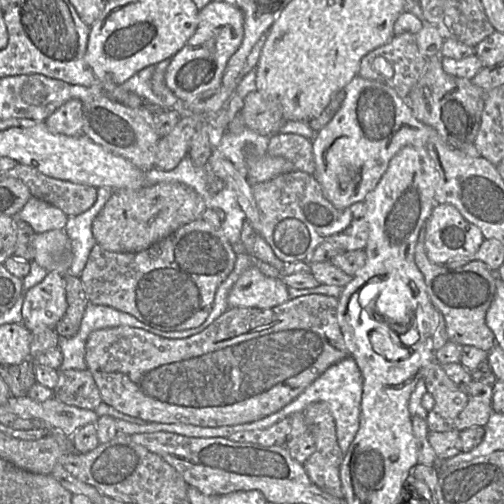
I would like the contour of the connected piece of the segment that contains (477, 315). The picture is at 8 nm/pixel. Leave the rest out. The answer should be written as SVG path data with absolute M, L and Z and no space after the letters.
M425 225L418 236L414 261L423 274L431 302L445 320L448 339L461 346L473 346L489 352L496 344L496 340L486 324L486 314L495 297L496 272L482 261L472 261L465 265L456 262L435 264L427 257L424 237Z

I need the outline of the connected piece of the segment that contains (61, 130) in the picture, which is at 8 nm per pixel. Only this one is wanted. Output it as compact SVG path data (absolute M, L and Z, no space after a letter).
M72 99L59 107L44 122L48 130L67 136L83 134L82 105L82 101Z

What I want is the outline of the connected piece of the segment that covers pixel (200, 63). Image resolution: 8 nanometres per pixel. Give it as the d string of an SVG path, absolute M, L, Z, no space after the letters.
M212 1L199 10L195 33L170 59L165 73L166 85L180 103L190 102L200 94L221 86L227 63L240 47L243 35L244 15L237 5Z

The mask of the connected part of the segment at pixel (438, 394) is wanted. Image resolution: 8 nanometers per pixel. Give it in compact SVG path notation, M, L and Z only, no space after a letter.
M433 360L425 375L424 383L427 392L435 401L434 407L425 418L429 431L447 432L454 428L460 412L466 406L469 396L458 389L450 380L442 365Z

